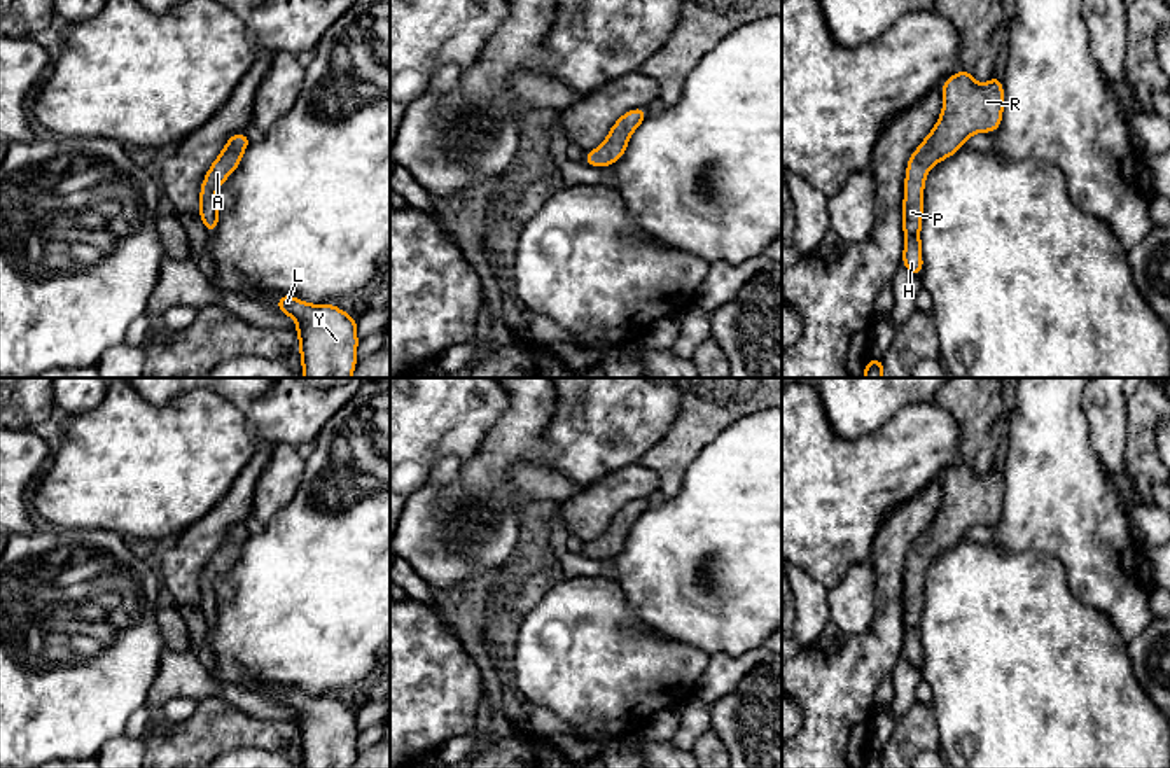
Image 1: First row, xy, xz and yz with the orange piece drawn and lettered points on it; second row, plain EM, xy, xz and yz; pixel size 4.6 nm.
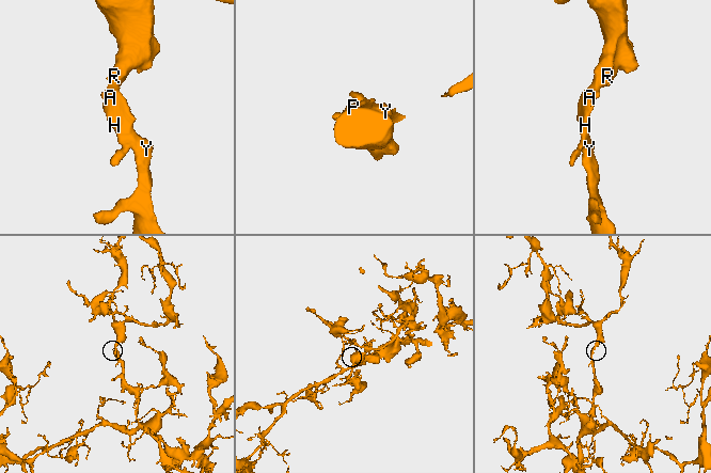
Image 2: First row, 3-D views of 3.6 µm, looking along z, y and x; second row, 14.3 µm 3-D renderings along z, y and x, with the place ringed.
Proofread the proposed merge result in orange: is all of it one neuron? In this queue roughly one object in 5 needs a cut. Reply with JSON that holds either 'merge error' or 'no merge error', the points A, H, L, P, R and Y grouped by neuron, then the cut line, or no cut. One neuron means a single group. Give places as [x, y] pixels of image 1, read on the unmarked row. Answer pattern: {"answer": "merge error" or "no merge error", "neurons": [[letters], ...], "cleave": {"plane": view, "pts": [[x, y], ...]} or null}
{"answer": "no merge error", "neurons": [["A", "H", "L", "P", "R", "Y"]], "cleave": null}

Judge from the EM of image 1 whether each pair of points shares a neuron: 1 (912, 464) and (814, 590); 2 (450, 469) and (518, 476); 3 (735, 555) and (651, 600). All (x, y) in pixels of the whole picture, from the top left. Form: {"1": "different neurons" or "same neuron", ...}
{"1": "different neurons", "2": "different neurons", "3": "same neuron"}

